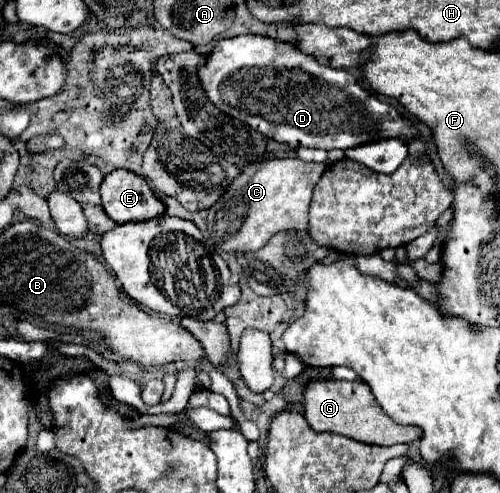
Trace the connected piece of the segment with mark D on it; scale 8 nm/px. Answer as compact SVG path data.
M238 35L214 43L214 51L206 55L206 63L196 69L200 87L206 91L208 101L232 119L242 121L254 131L262 131L268 139L286 143L290 147L318 147L318 149L350 149L360 143L370 143L388 137L406 139L416 135L416 129L404 121L398 111L380 103L360 81L344 69L320 65L314 57L300 53L292 43L274 41L262 35Z

